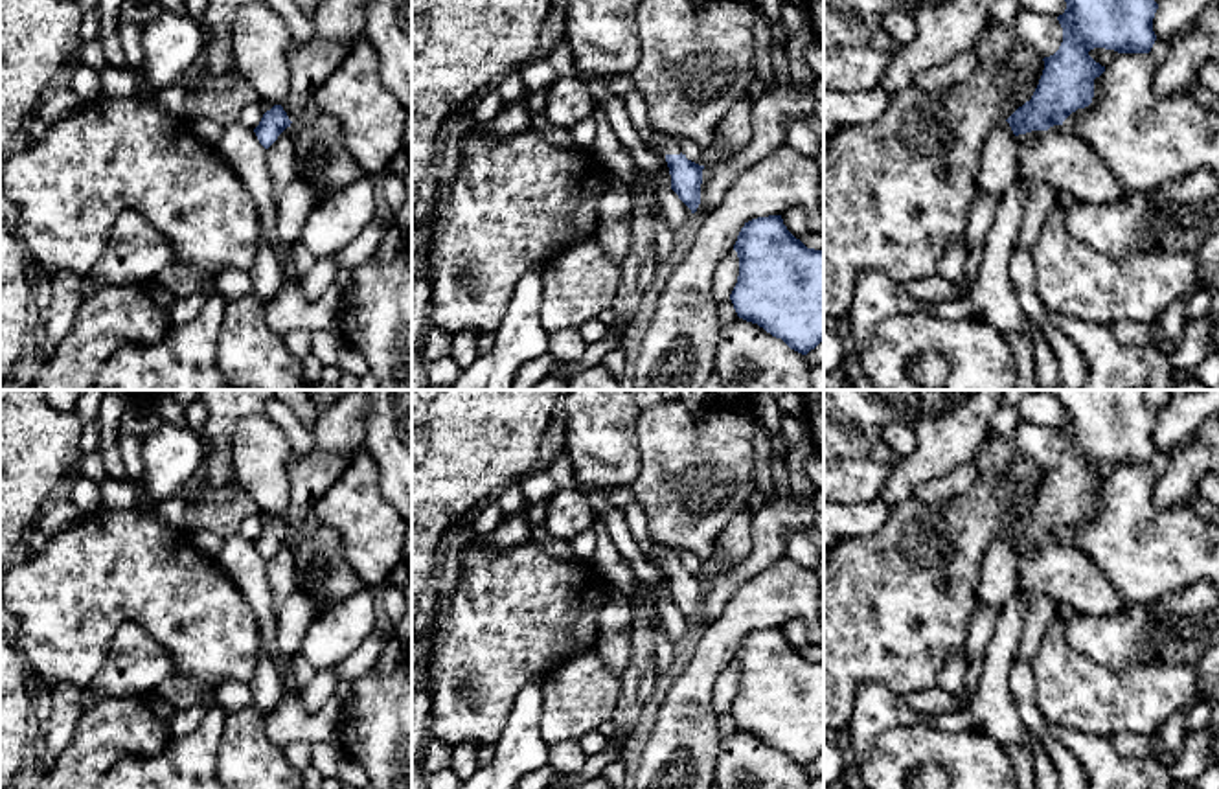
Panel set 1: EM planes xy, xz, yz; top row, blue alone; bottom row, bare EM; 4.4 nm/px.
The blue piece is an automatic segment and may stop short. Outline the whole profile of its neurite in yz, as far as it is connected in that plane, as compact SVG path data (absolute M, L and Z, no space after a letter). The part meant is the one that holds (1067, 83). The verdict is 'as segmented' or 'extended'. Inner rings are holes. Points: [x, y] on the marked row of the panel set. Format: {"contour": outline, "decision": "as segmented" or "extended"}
{"contour": "M1065 0L1066 9L1057 17L1063 28L1059 50L1044 57L1044 70L1030 101L1019 107L1006 121L1015 136L1031 131L1048 131L1092 103L1094 79L1105 72L1088 51L1094 48L1114 50L1118 53L1149 53L1156 35L1153 18L1158 9L1155 0Z", "decision": "as segmented"}

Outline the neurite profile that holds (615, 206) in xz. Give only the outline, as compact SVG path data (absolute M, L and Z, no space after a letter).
M610 173L605 193L599 199L601 226L598 239L603 252L618 265L631 246L631 208L632 193Z

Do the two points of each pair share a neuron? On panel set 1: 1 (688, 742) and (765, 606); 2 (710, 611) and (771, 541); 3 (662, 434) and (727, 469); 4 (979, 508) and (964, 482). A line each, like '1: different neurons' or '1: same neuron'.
1: same neuron
2: same neuron
3: same neuron
4: different neurons

